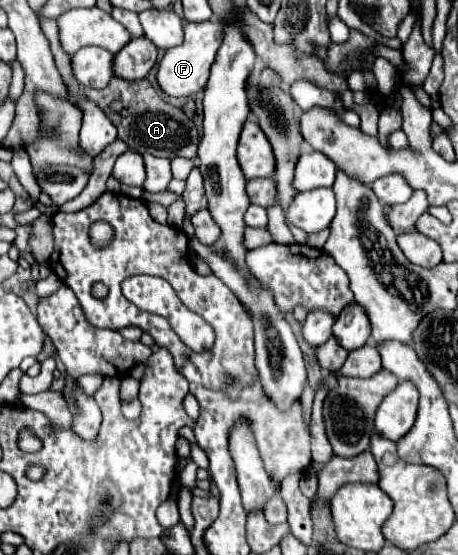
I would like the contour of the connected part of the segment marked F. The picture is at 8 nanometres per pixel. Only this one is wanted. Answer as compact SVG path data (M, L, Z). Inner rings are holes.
M186 22L184 24L184 42L166 50L160 66L158 66L158 84L170 96L192 96L202 90L208 82L210 68L214 64L216 52L224 38L224 24L222 22Z

